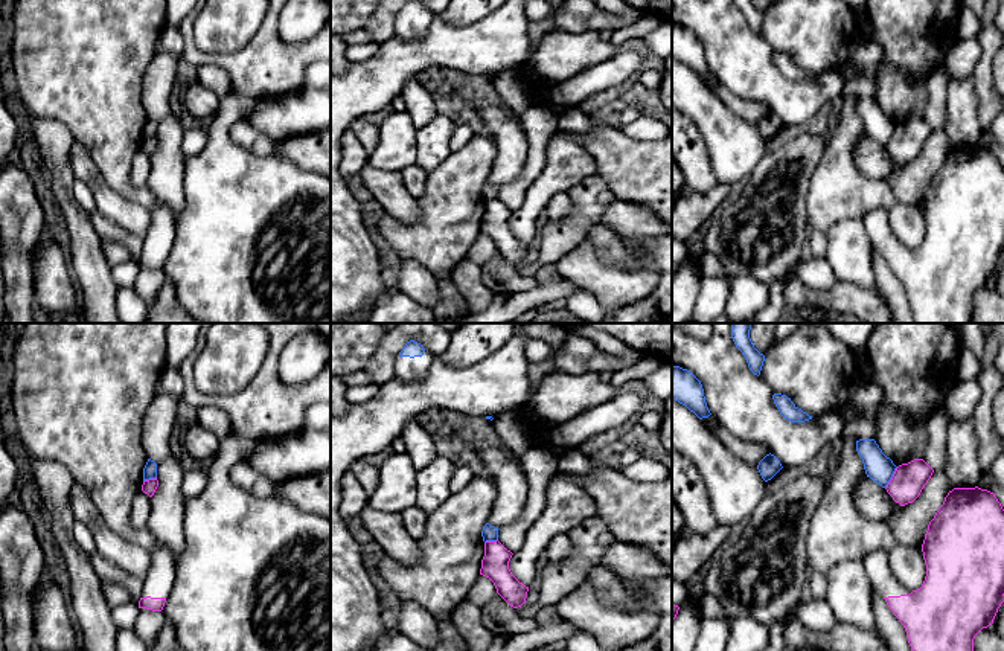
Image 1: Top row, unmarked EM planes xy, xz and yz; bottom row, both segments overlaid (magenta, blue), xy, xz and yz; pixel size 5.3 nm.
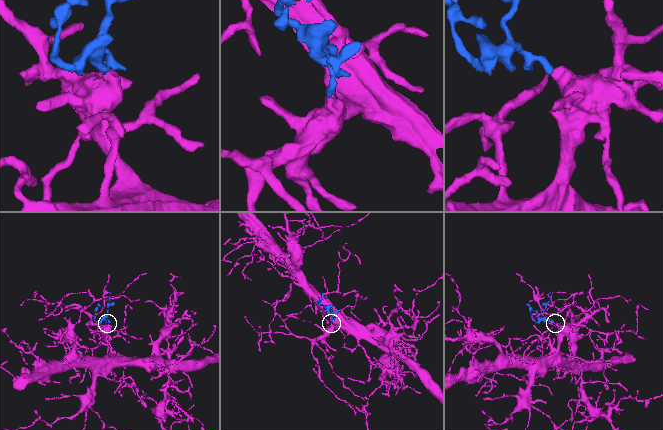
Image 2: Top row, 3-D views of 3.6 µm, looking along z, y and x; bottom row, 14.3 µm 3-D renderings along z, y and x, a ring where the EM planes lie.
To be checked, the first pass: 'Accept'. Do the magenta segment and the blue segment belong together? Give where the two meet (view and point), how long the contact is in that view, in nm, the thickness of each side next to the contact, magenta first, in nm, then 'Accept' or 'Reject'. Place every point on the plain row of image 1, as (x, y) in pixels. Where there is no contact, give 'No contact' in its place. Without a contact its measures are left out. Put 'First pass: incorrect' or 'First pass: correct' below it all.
Touches magenta at yz (892, 136). Shared border 140 nm. Thickness 170 nm (magenta) against 150 nm. Reject
First pass: incorrect

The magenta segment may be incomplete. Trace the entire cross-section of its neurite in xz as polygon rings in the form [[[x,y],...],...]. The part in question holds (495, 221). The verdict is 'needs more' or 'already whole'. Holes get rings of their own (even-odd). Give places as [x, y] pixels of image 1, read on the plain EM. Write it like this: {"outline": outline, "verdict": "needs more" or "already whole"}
{"outline": [[[498,198],[484,201],[484,215],[481,218],[480,233],[489,236],[497,252],[513,267],[526,261],[529,245],[520,241],[509,227],[512,210]]], "verdict": "already whole"}

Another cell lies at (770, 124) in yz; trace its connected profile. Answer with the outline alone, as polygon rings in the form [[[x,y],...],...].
[[[766,113],[757,123],[757,128],[765,140],[771,139],[780,128],[780,119],[774,113]]]

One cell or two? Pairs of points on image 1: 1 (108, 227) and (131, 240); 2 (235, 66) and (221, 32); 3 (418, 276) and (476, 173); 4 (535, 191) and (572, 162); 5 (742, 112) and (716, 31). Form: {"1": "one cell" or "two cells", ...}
{"1": "one cell", "2": "two cells", "3": "two cells", "4": "one cell", "5": "two cells"}

